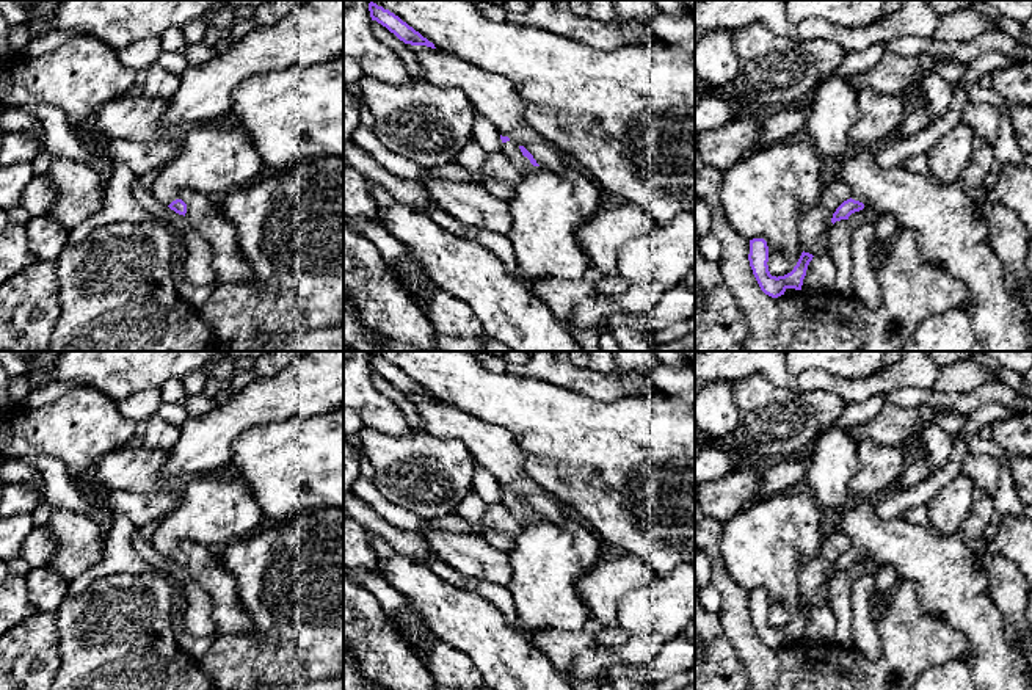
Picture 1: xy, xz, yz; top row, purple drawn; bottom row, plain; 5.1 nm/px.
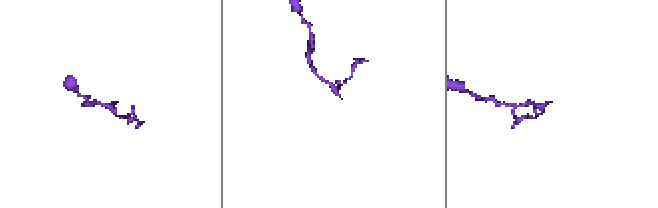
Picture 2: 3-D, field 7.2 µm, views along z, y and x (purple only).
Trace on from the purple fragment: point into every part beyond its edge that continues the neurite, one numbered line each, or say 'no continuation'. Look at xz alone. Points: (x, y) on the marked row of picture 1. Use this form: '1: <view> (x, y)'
1: xz (548, 207)

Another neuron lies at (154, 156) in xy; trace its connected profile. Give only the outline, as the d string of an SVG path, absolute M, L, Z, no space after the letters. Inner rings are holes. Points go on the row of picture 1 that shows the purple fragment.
M169 133L147 141L129 141L122 138L113 138L102 141L97 154L111 165L124 163L136 176L147 171L162 171L169 162L173 162L182 147L182 141L174 140Z

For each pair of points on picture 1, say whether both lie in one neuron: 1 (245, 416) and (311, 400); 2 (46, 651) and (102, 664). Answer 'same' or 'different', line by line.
1: same
2: different

